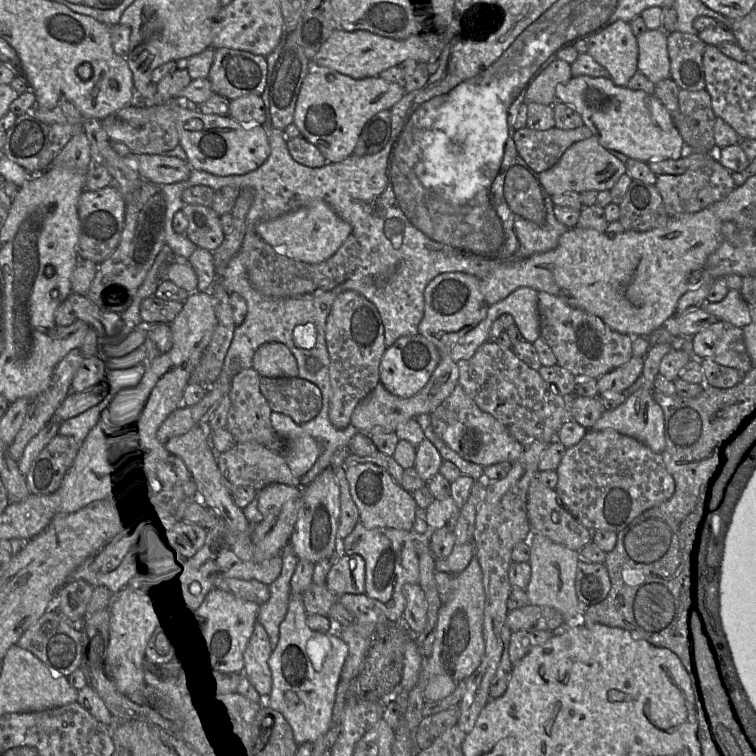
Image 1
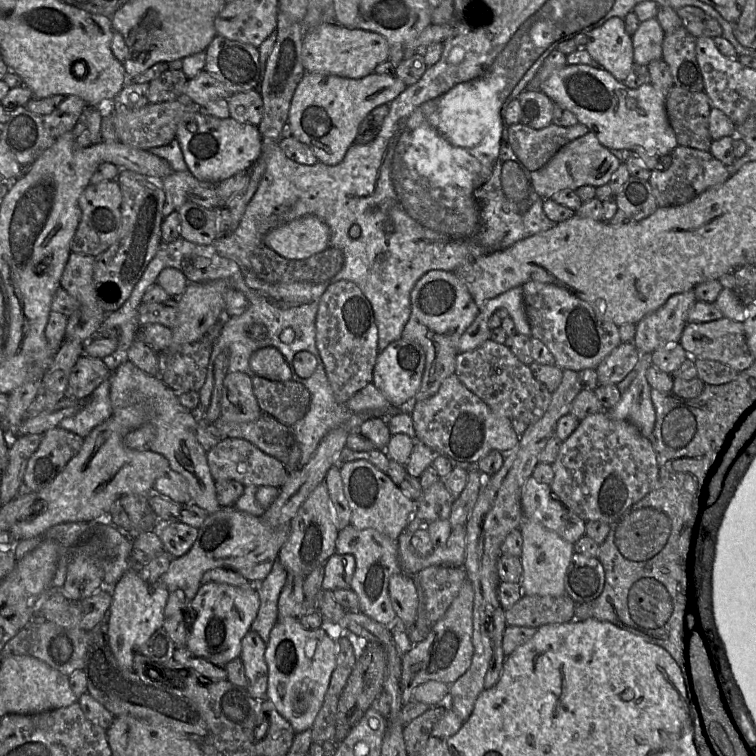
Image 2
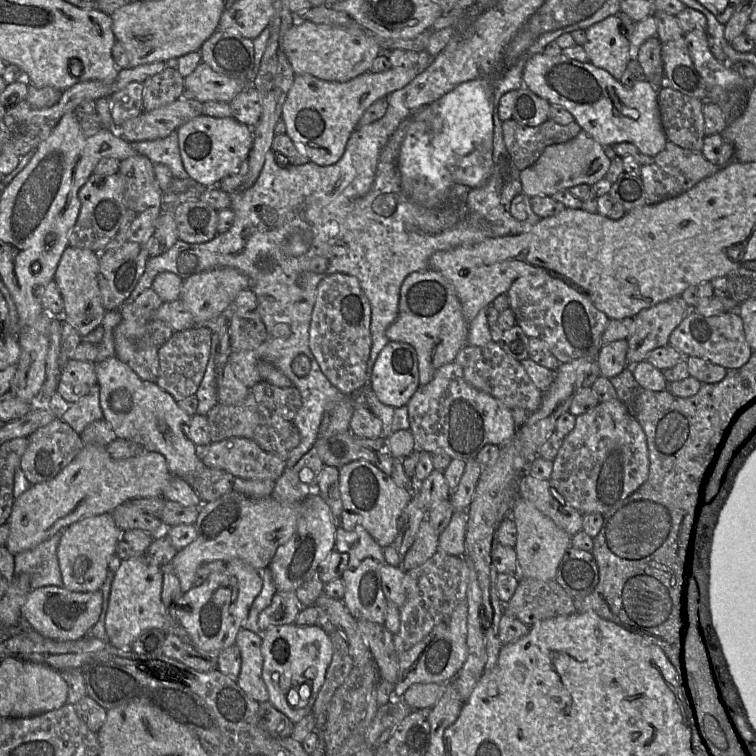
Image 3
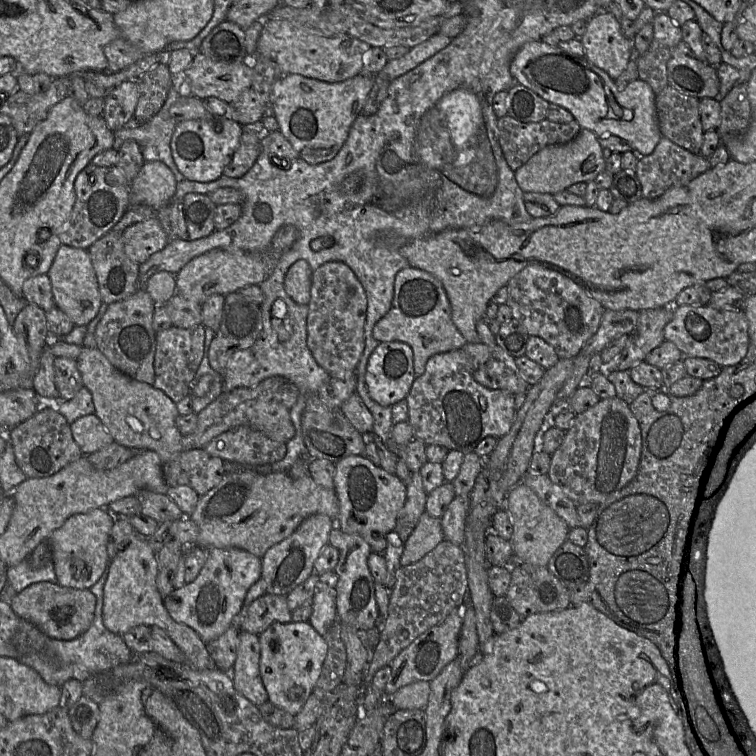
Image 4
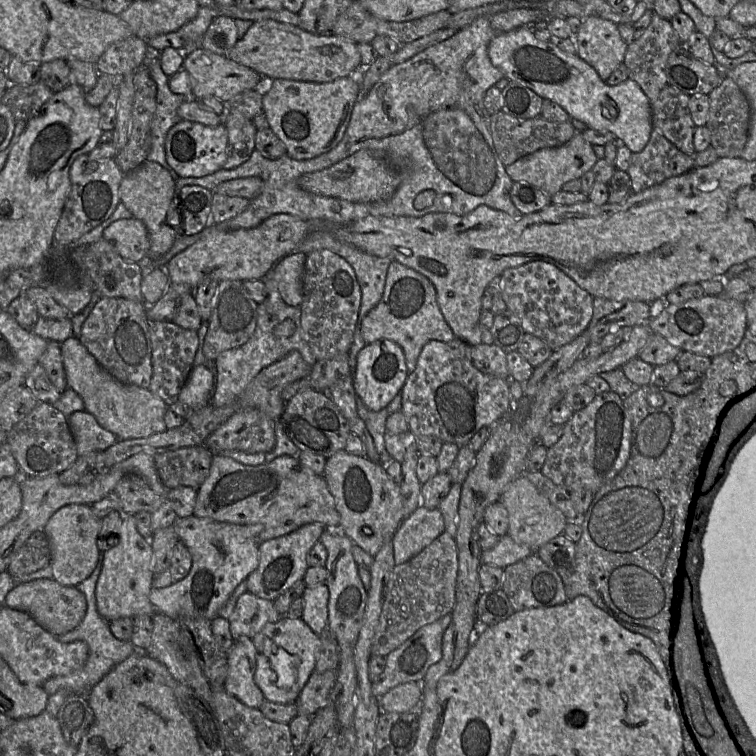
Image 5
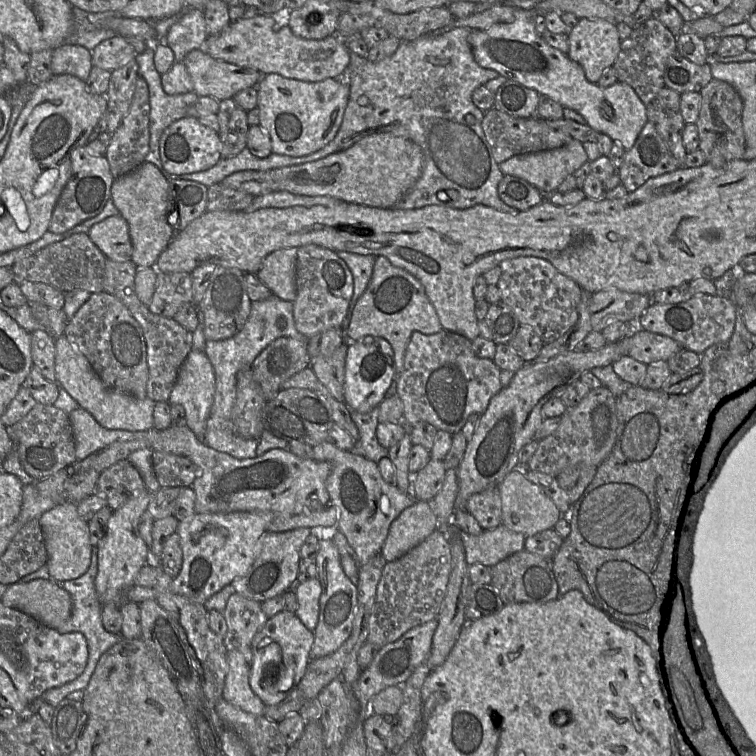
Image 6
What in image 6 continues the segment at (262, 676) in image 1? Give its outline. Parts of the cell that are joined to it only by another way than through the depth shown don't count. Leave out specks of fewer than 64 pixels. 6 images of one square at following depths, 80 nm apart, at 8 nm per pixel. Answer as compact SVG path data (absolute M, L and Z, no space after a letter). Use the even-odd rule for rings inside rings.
M252 648L228 651L228 672L225 678L222 699L241 710L264 716L265 705L250 687Z

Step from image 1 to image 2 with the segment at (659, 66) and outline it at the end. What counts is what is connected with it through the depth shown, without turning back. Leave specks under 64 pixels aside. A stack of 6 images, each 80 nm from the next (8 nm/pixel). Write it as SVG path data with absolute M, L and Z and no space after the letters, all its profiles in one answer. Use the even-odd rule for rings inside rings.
M656 18L640 22L631 38L635 63L647 66L651 61L662 59L665 32Z

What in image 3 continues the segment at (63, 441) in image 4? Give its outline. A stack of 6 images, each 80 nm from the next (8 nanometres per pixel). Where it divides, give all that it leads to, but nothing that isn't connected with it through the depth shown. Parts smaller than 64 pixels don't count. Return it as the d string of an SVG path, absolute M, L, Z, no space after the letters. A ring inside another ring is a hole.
M60 417L28 436L28 446L21 457L20 468L30 485L53 479L83 450L84 442L68 423Z

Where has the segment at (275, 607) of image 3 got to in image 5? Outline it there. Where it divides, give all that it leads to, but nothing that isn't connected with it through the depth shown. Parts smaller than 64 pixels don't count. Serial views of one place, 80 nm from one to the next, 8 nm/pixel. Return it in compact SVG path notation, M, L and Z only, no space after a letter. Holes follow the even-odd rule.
M247 591L237 598L228 619L236 642L240 636L253 638L266 624L277 622L281 617L272 600L260 598Z

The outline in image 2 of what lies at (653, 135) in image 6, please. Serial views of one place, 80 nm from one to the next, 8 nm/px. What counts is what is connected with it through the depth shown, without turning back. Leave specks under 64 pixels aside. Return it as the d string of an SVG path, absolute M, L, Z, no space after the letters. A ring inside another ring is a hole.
M676 146L670 153L672 163L666 170L653 170L649 178L658 207L685 204L705 190L724 183L731 175L727 166L716 160L709 151Z

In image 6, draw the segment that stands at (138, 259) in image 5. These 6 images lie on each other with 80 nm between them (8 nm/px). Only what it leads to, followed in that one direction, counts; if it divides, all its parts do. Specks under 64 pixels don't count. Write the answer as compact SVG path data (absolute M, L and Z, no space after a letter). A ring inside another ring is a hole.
M111 216L93 225L88 236L106 258L114 261L131 260L133 246L129 225L122 216Z

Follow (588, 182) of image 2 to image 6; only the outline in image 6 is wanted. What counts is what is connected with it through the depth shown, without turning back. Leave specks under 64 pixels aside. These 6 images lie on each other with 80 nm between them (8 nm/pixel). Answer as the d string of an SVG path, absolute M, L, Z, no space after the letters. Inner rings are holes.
M572 139L568 144L556 149L513 156L499 164L499 166L504 175L522 178L538 188L544 195L549 195L557 191L557 188L566 177L573 175L576 170L588 161L583 143Z

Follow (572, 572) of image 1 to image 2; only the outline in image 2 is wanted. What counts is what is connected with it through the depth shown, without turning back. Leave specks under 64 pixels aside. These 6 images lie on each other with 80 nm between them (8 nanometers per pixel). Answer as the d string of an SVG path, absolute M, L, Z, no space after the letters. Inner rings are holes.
M524 516L520 525L523 539L521 564L523 575L521 587L526 595L562 596L566 594L565 574L574 554L573 544L557 533Z

